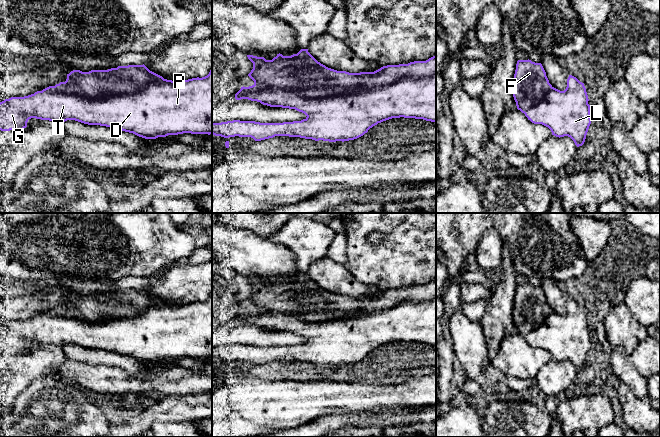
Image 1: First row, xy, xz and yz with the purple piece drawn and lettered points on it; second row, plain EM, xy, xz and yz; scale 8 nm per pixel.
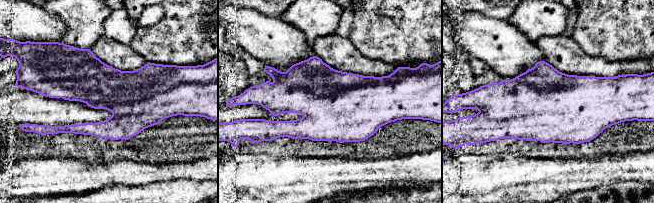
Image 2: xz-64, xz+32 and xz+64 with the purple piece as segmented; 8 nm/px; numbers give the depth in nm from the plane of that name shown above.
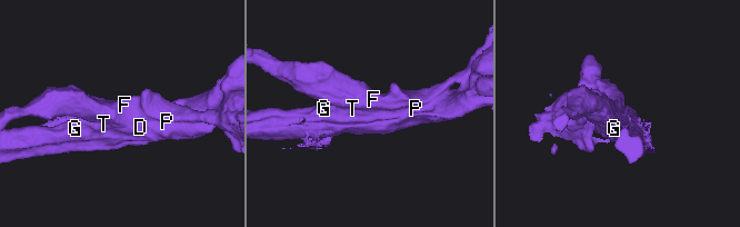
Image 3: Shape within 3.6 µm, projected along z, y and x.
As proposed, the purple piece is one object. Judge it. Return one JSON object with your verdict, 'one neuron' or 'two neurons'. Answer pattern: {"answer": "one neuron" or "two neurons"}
{"answer": "two neurons"}

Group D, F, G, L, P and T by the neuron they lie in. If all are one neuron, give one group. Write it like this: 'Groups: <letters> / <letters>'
Groups: D G L P T / F

